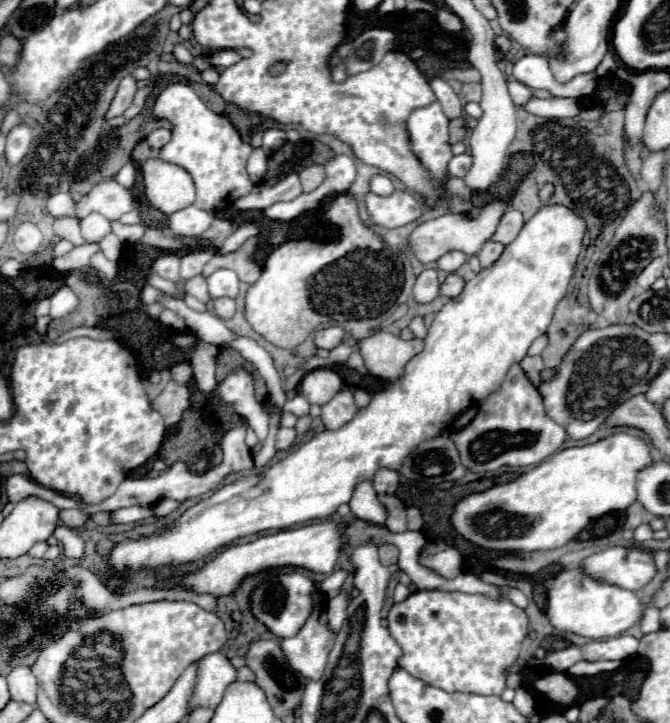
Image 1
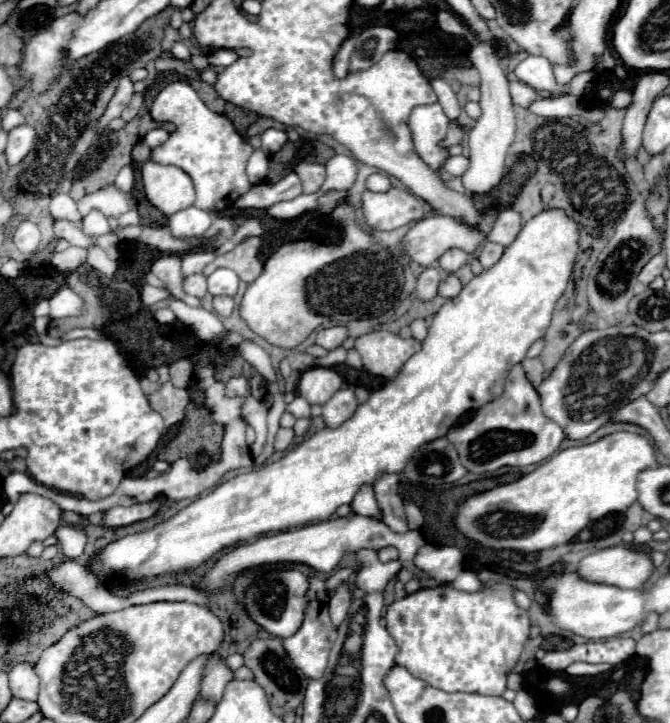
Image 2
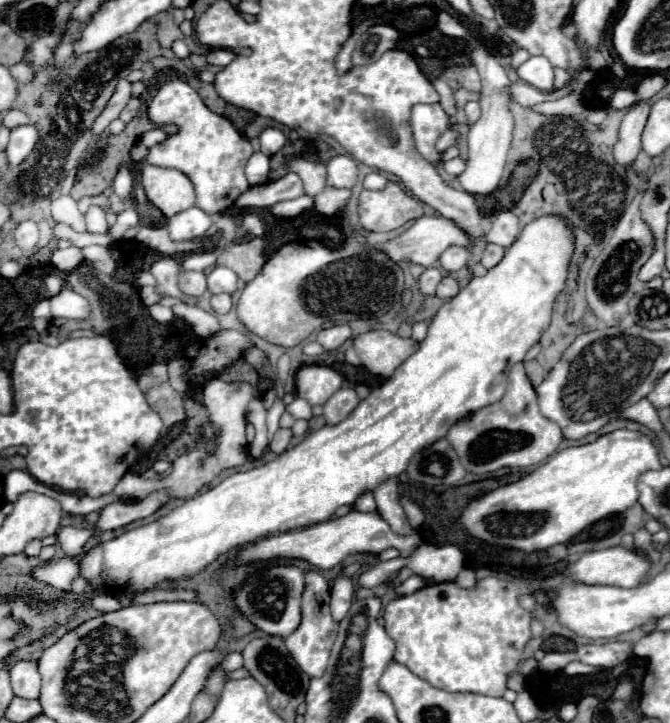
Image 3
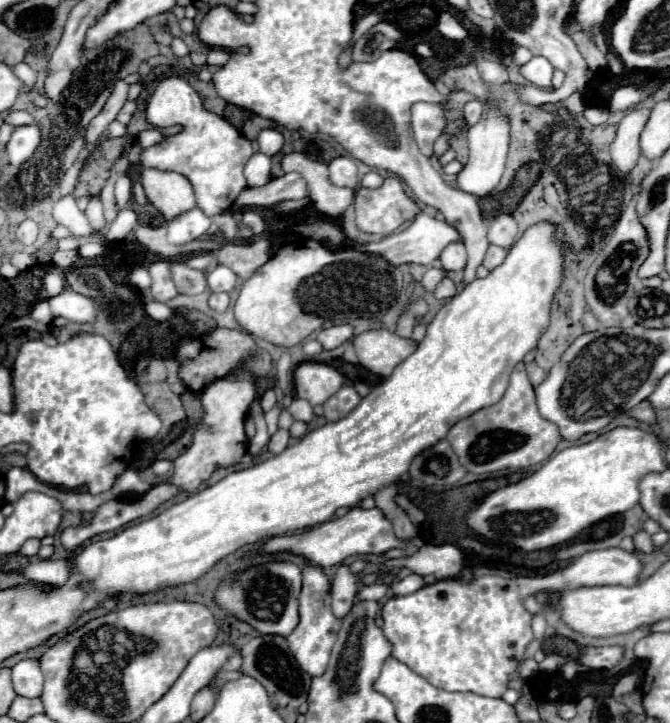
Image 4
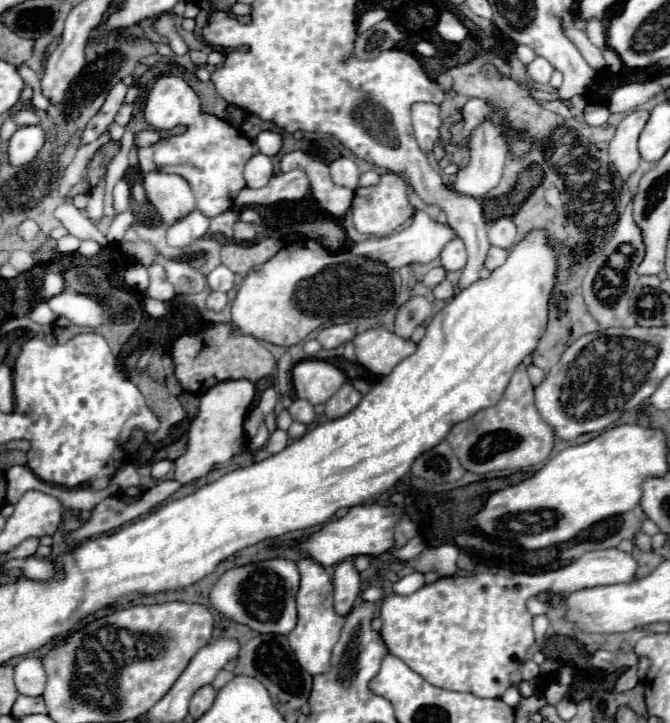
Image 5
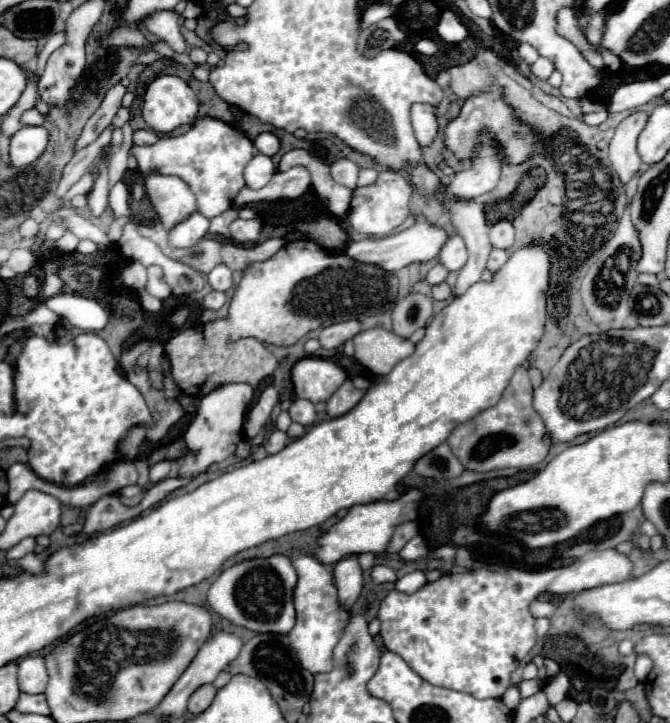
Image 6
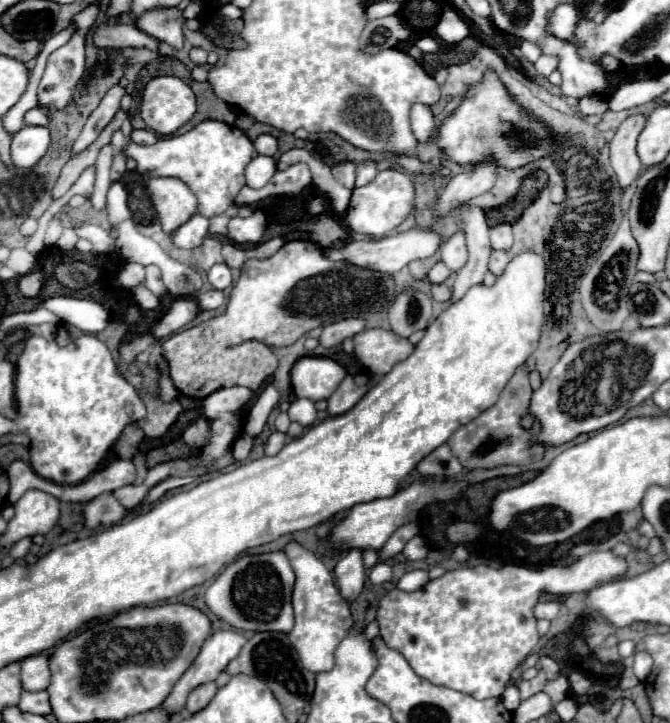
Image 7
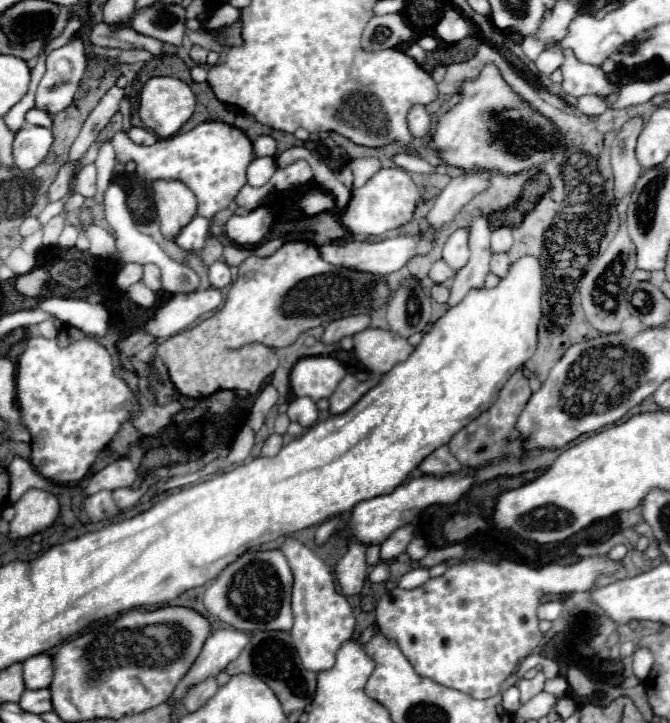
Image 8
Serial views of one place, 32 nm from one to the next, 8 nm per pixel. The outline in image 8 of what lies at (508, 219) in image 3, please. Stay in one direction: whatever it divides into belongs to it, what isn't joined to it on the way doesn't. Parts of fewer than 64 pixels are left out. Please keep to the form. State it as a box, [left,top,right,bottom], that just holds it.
[492,228,512,254]

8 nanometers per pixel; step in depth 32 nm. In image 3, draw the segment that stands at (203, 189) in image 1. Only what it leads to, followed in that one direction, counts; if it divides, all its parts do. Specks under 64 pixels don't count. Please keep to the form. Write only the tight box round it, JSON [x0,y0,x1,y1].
[144,78,254,214]

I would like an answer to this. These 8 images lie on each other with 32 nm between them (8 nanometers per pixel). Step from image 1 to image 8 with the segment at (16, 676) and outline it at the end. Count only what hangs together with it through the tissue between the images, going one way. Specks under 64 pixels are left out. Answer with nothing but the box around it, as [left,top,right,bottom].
[24,654,54,690]

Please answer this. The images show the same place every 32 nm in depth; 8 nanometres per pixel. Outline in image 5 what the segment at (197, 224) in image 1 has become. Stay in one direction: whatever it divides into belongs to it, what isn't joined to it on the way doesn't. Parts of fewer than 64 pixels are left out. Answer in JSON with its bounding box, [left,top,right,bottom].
[168,210,210,248]

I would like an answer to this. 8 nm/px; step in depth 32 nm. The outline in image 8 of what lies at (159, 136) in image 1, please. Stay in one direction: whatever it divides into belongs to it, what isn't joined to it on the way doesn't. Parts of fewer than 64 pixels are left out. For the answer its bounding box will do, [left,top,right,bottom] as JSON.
[126,126,158,144]

